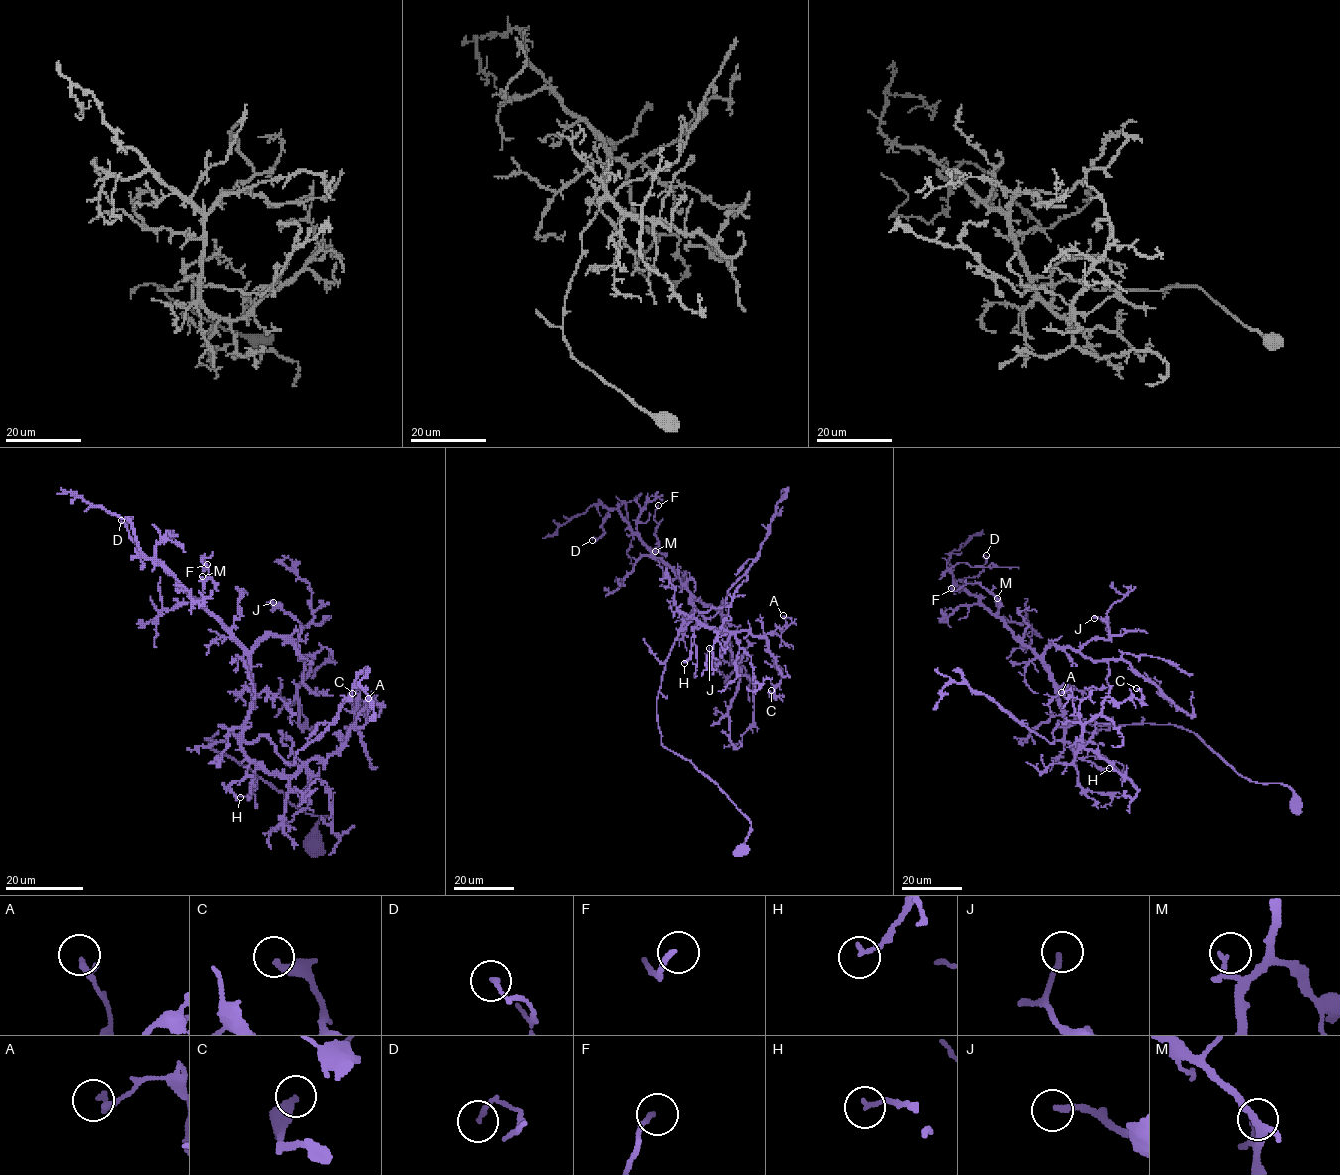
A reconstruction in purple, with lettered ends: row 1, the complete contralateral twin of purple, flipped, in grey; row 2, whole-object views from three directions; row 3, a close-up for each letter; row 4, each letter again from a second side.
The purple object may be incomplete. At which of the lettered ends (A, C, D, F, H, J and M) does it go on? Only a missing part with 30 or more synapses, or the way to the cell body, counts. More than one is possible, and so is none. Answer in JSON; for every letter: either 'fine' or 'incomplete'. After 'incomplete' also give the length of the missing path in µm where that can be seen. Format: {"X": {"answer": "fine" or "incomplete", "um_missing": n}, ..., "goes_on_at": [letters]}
{"A": {"answer": "fine"}, "C": {"answer": "fine"}, "D": {"answer": "fine"}, "F": {"answer": "fine"}, "H": {"answer": "fine"}, "J": {"answer": "fine"}, "M": {"answer": "fine"}, "goes_on_at": []}

